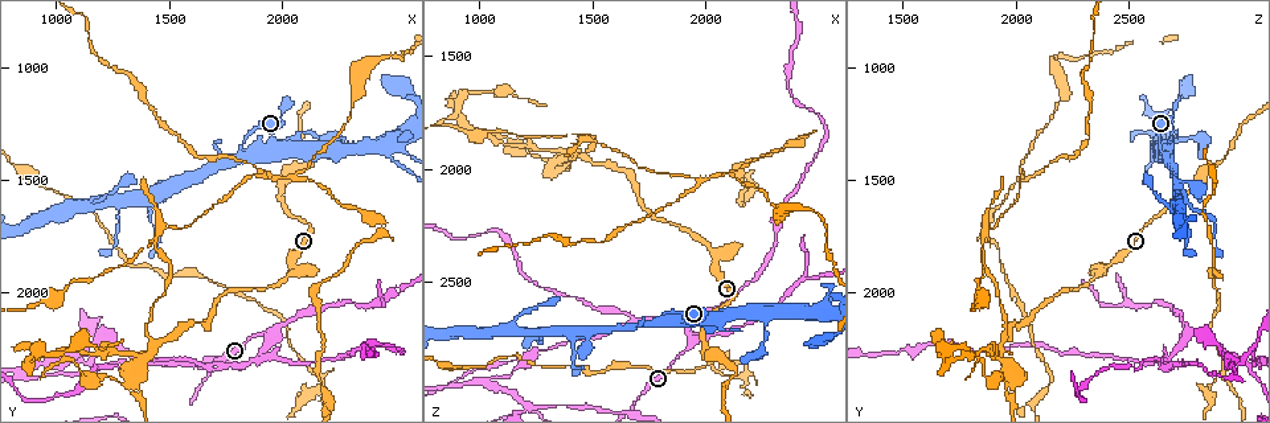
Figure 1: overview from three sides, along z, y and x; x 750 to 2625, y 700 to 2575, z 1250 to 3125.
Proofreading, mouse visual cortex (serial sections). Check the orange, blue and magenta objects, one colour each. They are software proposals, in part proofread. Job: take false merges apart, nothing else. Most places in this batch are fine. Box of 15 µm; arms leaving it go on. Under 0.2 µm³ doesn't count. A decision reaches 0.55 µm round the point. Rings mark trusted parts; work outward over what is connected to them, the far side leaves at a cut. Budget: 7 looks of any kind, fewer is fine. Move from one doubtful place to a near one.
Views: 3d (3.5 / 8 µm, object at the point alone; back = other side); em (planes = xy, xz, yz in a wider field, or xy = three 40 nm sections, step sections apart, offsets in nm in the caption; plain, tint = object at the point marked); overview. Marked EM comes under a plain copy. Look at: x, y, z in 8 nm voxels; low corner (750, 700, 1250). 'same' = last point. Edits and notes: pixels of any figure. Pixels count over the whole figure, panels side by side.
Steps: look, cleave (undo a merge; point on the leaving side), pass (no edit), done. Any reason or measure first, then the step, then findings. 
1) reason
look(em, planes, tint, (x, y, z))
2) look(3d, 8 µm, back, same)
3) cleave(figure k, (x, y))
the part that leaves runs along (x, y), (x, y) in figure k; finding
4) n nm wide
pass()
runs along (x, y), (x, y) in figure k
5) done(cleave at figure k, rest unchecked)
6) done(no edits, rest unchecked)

arms part here
look(3d, 8 µm, back, (1890, 2280, 2690))

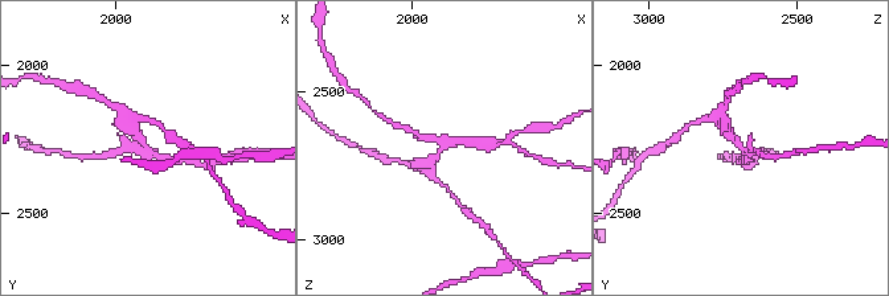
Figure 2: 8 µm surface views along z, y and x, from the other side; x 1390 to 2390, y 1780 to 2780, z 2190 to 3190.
3 arms; arms of 150, 200, 350 nm; need the tissue
look(em, xy, step 5, tint, (1890, 2280, 2700))

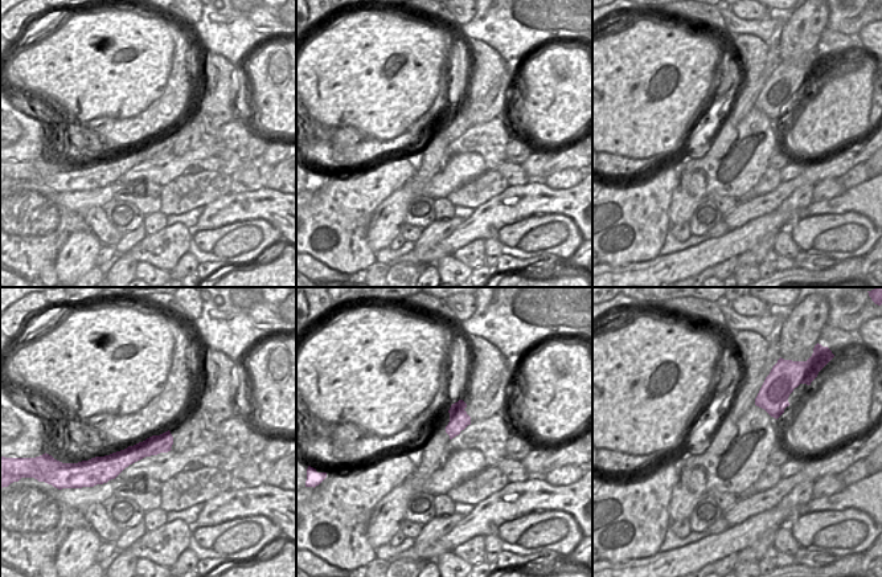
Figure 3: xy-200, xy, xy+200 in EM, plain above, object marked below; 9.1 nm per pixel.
190 nm wide
cleave(figure 2, (467, 140))
the part that leaves runs along (441, 144), (445, 139), (495, 143) in figure 2; two cells meet here

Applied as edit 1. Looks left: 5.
see it whole again
look(overview)

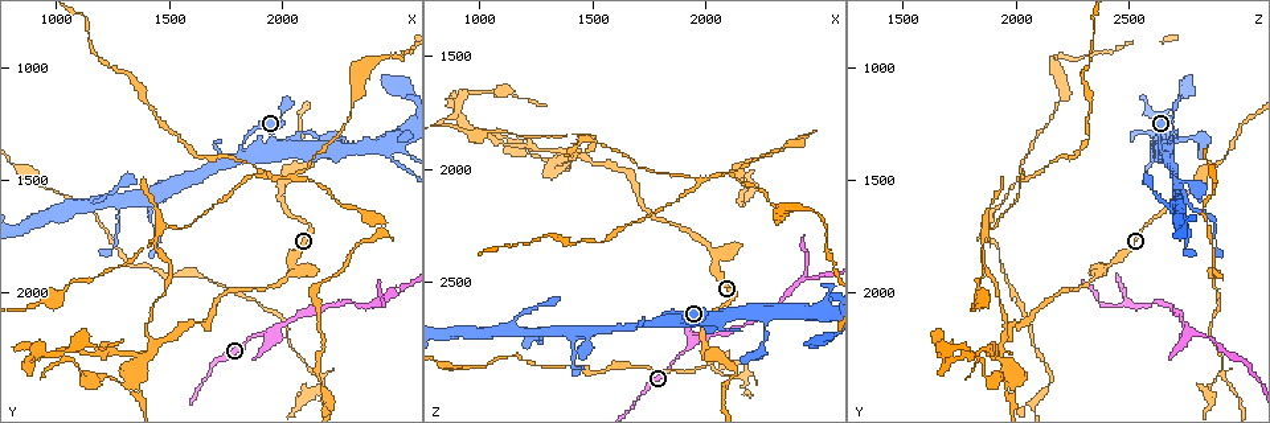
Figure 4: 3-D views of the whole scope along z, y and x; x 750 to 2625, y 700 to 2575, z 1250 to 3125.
abrupt turn
look(3d, 3.5 µm, (1450, 2230, 1930))

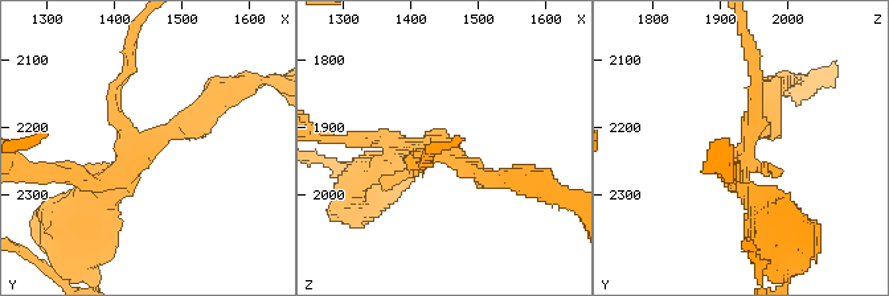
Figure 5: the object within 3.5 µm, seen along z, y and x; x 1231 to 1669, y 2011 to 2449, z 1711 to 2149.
look(em, planes, tint, (1450, 2210, 1940))

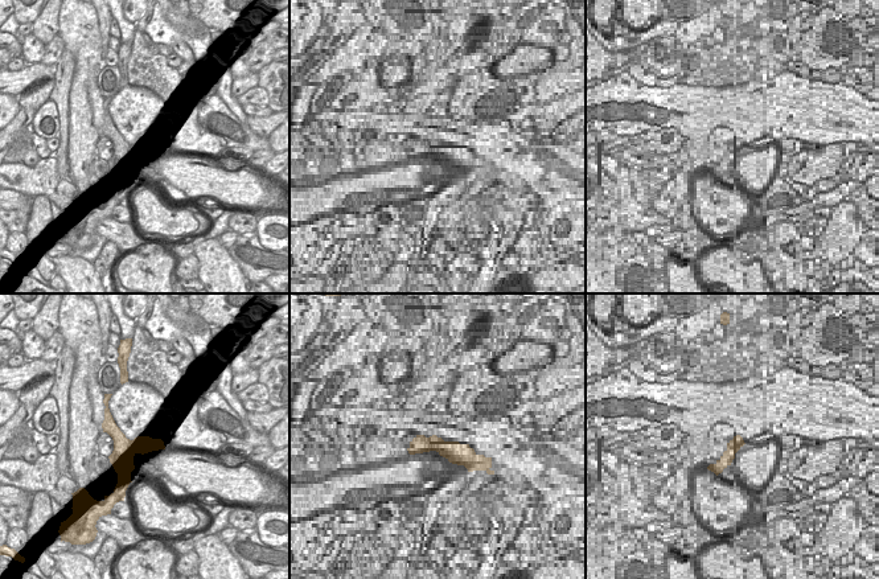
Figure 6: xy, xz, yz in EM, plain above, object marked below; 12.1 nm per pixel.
cleave(figure 5, (352, 175))
border along (132, 440), (132, 450), (135, 452) in figure 6; a second cell is stuck on

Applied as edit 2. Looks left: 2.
done(cleave at figure 2, cleave at figure 5, rest unchecked)

